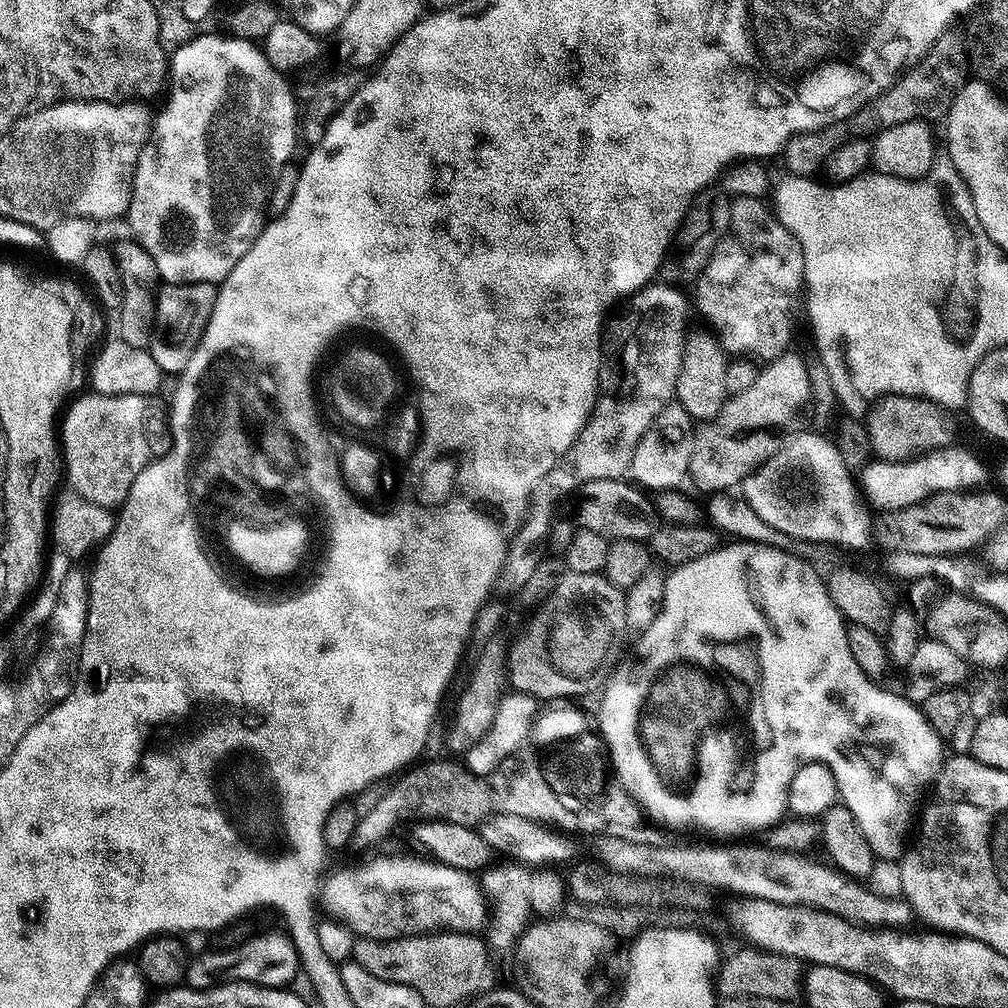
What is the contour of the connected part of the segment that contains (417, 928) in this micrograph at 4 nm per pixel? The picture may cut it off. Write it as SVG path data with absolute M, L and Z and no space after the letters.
M376 856L365 864L344 868L341 872L334 873L329 880L327 877L323 881L318 892L319 903L324 903L324 908L328 911L325 913L331 919L345 924L357 937L390 941L405 936L432 934L437 930L479 933L490 916L481 881L473 873L464 872L460 868L452 868L449 864L441 864L432 858L423 859L419 860L416 856Z

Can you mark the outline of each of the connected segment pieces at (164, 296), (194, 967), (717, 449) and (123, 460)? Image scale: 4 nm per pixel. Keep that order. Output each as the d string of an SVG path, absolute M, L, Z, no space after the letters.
M198 282L197 284L165 283L159 289L156 307L156 326L150 345L154 362L158 362L161 373L179 374L194 354L198 342L204 337L210 314L216 305L217 285Z
M264 932L261 936L252 936L245 944L232 948L219 956L216 952L204 952L201 956L193 955L188 962L184 975L187 987L218 988L223 979L242 984L261 984L264 988L284 988L301 971L300 956L292 944L292 937L280 932Z
M792 350L785 351L777 360L765 363L759 369L759 376L754 386L736 395L729 395L721 406L721 410L711 420L703 421L694 434L694 450L690 454L690 470L688 471L691 483L697 484L705 494L727 493L736 484L743 482L754 469L765 464L776 453L778 441L768 432L780 432L788 428L800 416L800 411L809 407L812 395L810 394L810 378L806 378L805 357L795 356Z
M138 394L125 396L80 396L62 416L62 468L68 471L71 491L82 494L86 502L113 510L119 509L134 486L134 478L150 461L144 444L138 412Z

